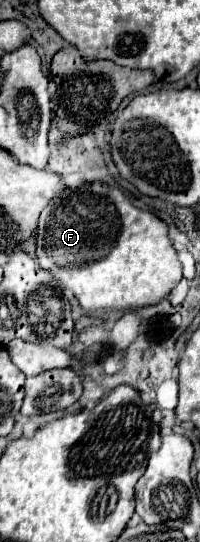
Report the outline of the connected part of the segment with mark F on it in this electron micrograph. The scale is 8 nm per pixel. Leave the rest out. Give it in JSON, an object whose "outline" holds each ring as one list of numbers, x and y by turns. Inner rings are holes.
{"outline":[[105,183,83,185,63,197,55,197,41,211,37,225,37,261,51,271,65,289,71,289,85,311,139,309,159,303,183,279,181,263,167,233,167,223,149,211,141,211,117,187]]}

